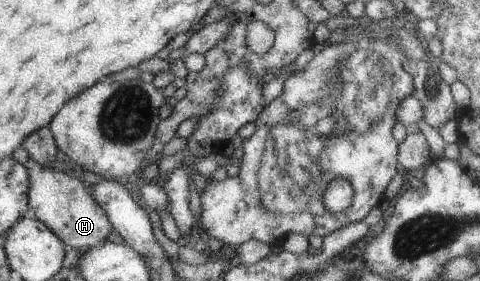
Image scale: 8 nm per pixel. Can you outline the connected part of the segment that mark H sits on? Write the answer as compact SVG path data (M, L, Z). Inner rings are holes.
M34 159L23 164L29 174L28 202L34 216L43 222L66 245L80 248L94 248L106 242L113 230L104 209L93 195L90 184L70 177L56 166L41 165Z

